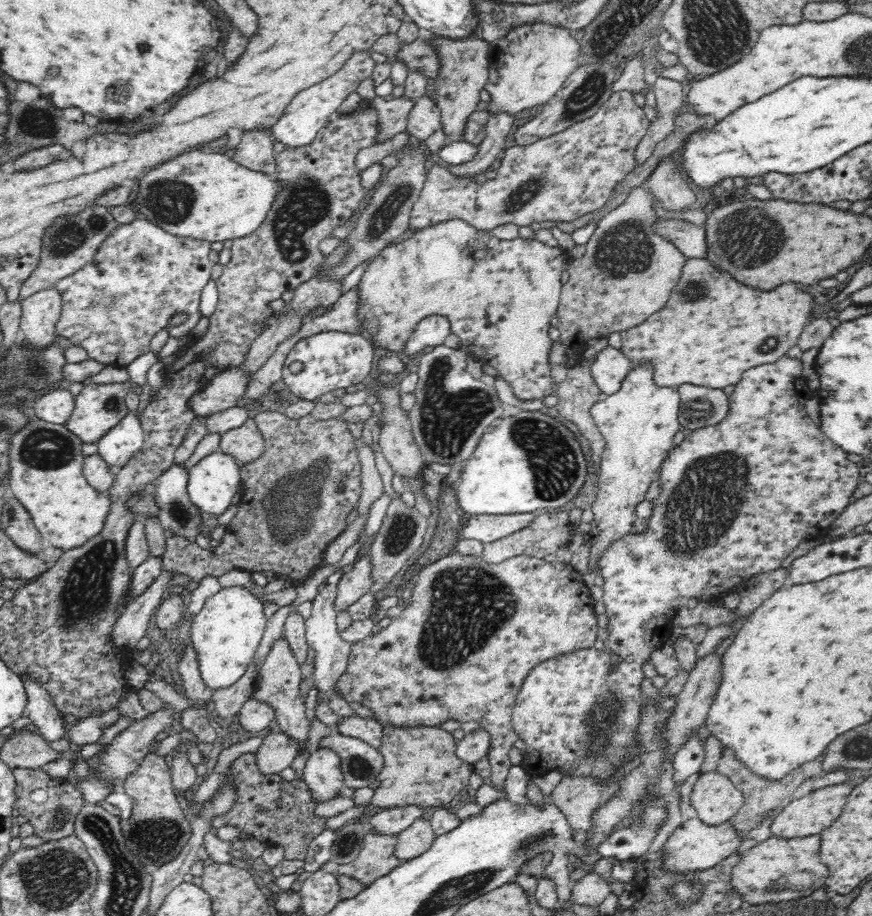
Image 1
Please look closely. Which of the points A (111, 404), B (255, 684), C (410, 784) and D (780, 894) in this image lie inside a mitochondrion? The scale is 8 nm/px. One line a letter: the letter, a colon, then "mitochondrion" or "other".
A: mitochondrion
B: other
C: other
D: mitochondrion

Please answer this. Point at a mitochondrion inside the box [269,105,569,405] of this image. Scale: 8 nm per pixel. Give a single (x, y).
(381, 219)

